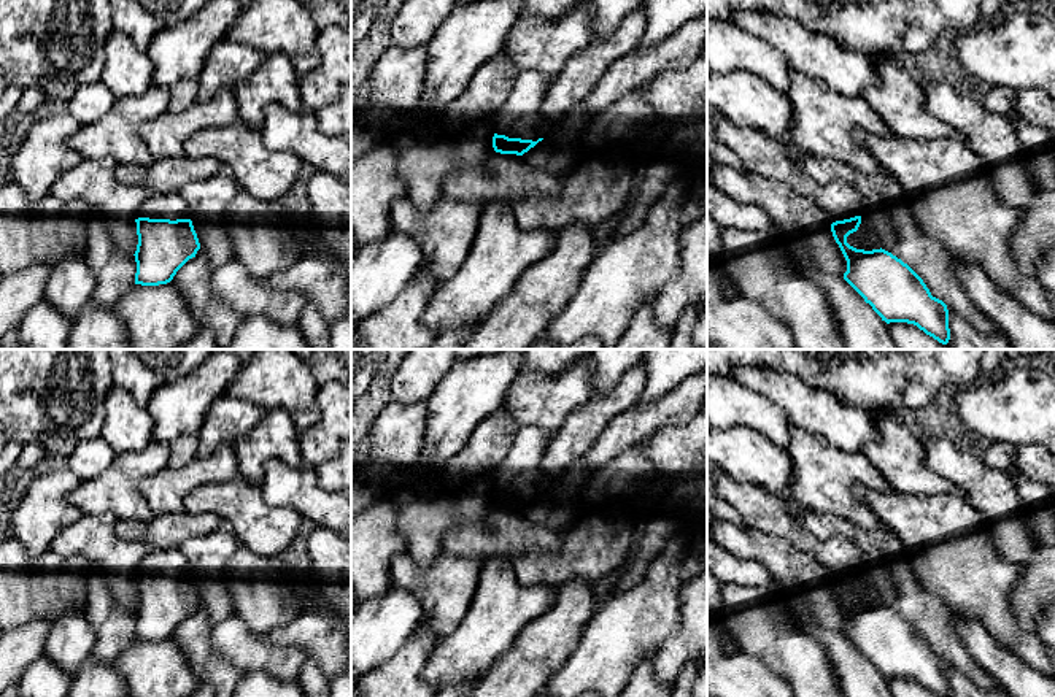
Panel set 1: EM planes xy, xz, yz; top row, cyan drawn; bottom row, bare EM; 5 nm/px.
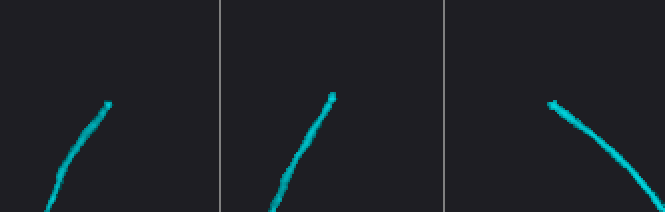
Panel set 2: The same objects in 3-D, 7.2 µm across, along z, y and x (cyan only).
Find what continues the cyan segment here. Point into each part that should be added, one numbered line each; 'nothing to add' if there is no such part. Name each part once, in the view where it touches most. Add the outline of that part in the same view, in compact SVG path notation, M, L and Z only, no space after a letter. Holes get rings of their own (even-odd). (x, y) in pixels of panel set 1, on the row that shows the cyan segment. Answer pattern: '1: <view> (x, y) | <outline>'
1: xy (172, 207) | M180 192L151 194L141 208L140 218L170 221L192 219L189 206Z

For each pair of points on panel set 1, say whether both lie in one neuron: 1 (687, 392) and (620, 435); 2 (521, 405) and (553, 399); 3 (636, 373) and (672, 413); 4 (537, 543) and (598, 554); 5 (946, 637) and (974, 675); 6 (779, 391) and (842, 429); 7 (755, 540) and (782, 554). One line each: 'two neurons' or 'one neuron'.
1: one neuron
2: one neuron
3: two neurons
4: two neurons
5: one neuron
6: one neuron
7: one neuron

